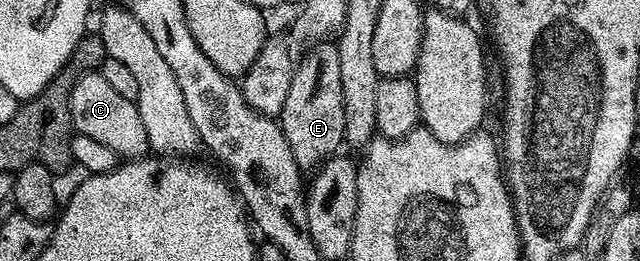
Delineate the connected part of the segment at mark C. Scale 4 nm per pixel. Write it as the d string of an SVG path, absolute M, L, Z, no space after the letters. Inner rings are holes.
M102 72L83 74L73 84L69 100L71 125L74 133L90 136L101 144L113 148L123 160L138 160L148 153L149 136L145 136L145 124L141 124L141 112L135 103L125 100L105 81Z

